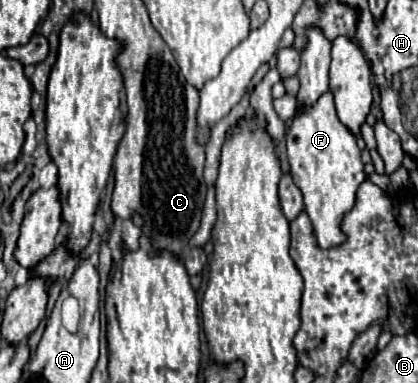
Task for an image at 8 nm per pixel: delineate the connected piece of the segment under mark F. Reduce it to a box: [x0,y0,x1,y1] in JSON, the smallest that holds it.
[287,93,367,249]

